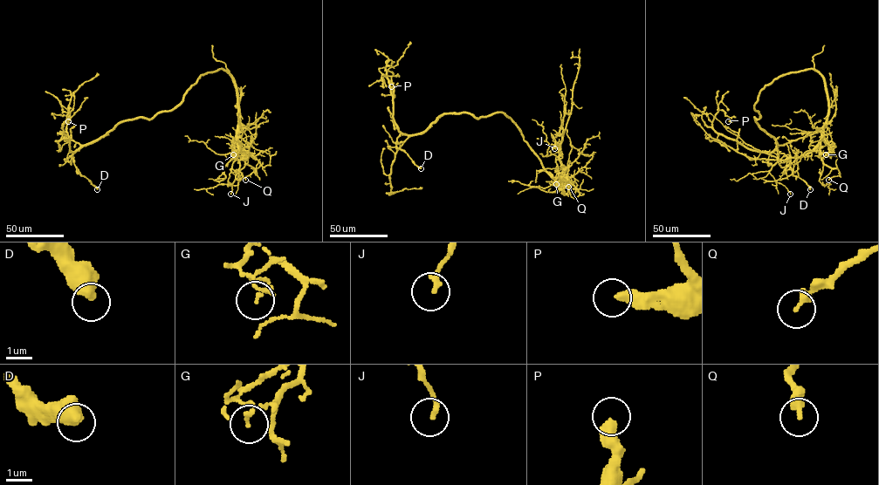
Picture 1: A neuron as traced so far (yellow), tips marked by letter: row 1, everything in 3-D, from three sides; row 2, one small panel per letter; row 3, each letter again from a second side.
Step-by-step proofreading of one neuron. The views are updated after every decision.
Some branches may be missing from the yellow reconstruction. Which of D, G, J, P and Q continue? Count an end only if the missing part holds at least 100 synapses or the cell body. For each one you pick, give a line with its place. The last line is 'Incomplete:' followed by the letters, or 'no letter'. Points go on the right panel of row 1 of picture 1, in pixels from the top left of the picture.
Incomplete: no letter

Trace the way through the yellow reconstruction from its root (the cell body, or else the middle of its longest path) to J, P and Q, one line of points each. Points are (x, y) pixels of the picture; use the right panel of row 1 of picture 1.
J: (775, 78), (813, 69), (822, 78), (827, 102), (821, 140), (811, 151), (790, 157), (776, 181), (790, 194)
P: (775, 78), (754, 104), (755, 122), (776, 141), (772, 151), (751, 150), (712, 127), (719, 110), (728, 121)
Q: (775, 78), (810, 69), (821, 76), (827, 112), (820, 143), (820, 158), (840, 172), (828, 180)

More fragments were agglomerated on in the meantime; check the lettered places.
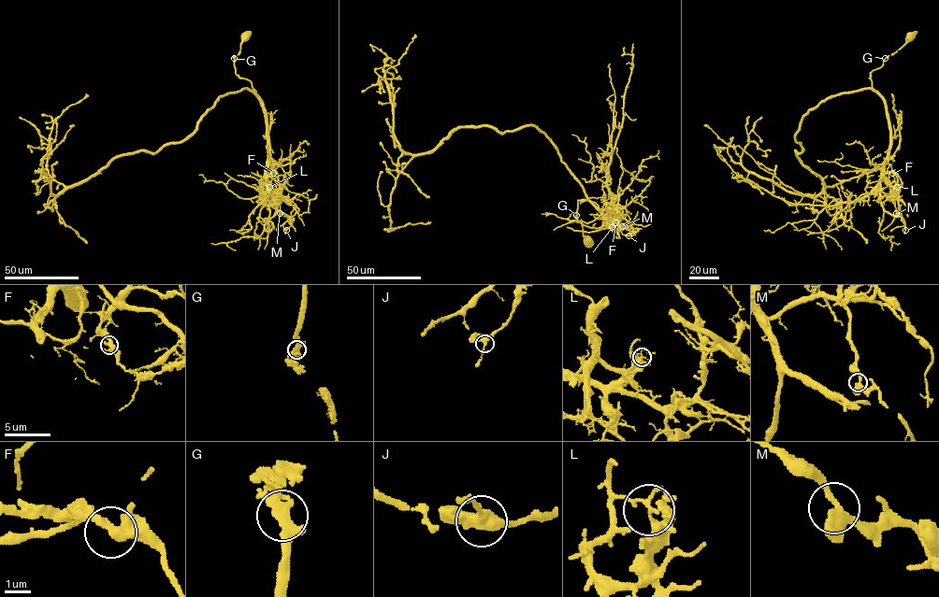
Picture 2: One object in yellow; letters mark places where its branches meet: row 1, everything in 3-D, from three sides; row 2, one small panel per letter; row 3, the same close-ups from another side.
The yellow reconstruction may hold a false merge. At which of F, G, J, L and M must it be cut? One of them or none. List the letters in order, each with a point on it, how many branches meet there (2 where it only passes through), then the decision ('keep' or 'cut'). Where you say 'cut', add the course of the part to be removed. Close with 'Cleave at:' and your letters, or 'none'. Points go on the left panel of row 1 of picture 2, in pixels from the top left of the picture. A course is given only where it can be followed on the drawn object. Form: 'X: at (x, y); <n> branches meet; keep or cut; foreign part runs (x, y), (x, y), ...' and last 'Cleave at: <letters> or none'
F: at (273, 173); 3 branches meet; keep
G: at (234, 58); 3 branches meet; keep
J: at (286, 230); 3 branches meet; keep
L: at (269, 187); 3 branches meet; cut; foreign part runs (269, 187), (264, 193), (266, 199), (280, 212), (293, 219), (284, 234)
M: at (280, 213); 3 branches meet; keep
Cleave at: L

